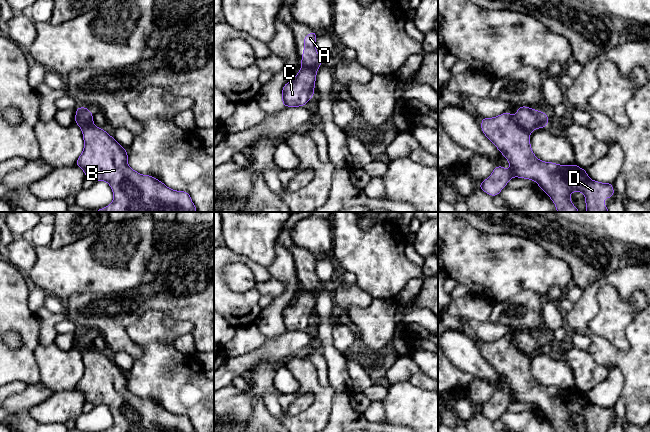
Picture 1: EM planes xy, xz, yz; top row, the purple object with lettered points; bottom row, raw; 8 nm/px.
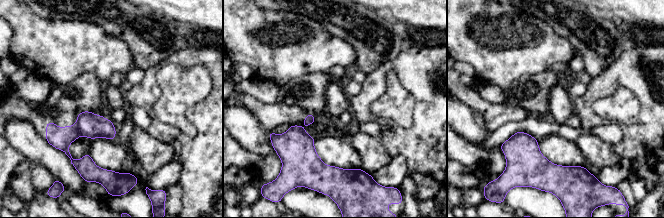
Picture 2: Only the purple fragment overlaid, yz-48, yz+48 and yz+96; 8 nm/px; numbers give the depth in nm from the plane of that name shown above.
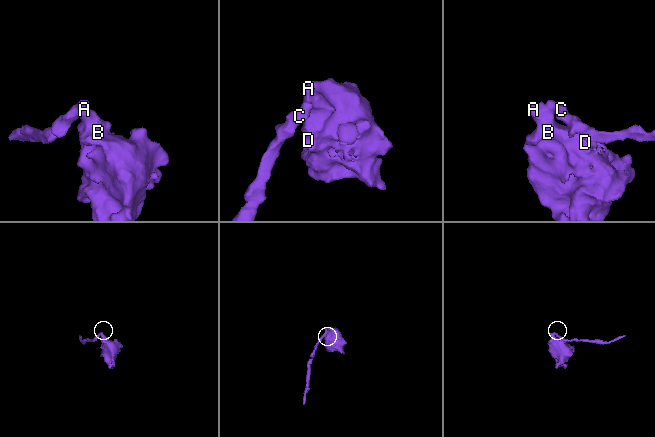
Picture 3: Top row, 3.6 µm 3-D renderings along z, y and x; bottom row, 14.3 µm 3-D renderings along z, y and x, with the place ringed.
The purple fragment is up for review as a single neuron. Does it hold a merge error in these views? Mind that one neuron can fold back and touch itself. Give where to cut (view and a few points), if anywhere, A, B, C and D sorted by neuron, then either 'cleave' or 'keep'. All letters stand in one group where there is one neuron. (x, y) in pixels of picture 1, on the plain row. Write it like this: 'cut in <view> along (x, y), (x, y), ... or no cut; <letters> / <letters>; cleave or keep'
cut in yz along (514, 341), (516, 346), (529, 356); A B D / C; cleave

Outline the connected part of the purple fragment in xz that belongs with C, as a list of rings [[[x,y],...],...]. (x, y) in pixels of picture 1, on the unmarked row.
[[[302,290],[296,301],[282,312],[283,330],[305,330],[314,321],[316,299],[317,294]]]

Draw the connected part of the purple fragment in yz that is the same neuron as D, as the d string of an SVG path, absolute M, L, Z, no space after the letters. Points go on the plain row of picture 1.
M510 336L492 342L482 342L481 354L508 384L512 392L510 395L501 389L495 391L491 399L478 409L485 417L495 421L507 410L511 402L518 401L535 405L540 414L544 415L554 426L556 432L576 432L569 421L572 416L584 418L586 432L608 432L603 424L613 422L612 407L602 407L590 403L586 394L576 388L560 389L539 384L531 373L530 356L521 352Z

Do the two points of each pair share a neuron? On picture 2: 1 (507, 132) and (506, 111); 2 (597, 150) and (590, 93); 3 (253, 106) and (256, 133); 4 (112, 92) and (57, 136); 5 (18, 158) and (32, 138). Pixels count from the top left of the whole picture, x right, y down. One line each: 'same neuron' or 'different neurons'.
1: different neurons
2: different neurons
3: different neurons
4: different neurons
5: different neurons

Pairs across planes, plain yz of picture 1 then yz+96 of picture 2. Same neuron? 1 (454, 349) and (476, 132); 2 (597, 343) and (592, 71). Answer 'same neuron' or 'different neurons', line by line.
1: same neuron
2: different neurons

